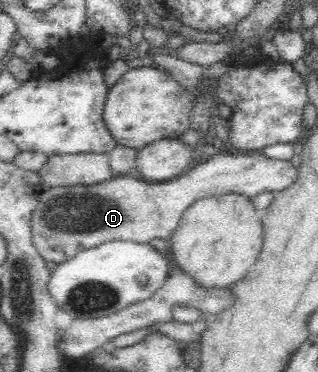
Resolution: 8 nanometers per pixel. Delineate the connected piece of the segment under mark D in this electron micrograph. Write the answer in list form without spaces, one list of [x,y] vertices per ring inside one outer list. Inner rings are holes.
[[[219,151],[221,155],[213,155],[211,159],[188,168],[166,182],[145,182],[126,175],[115,175],[93,185],[45,187],[39,194],[39,205],[31,217],[32,242],[46,262],[60,264],[71,259],[78,251],[91,249],[102,243],[121,240],[148,244],[153,239],[165,240],[173,235],[183,212],[197,199],[223,193],[238,193],[250,198],[264,191],[283,191],[297,179],[298,169],[290,160],[269,159],[260,151]]]

